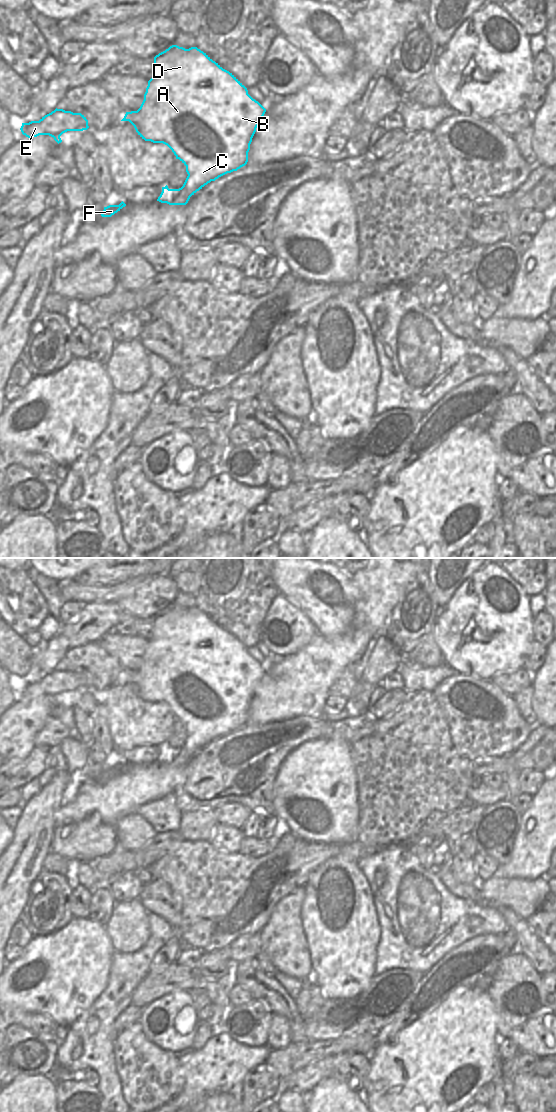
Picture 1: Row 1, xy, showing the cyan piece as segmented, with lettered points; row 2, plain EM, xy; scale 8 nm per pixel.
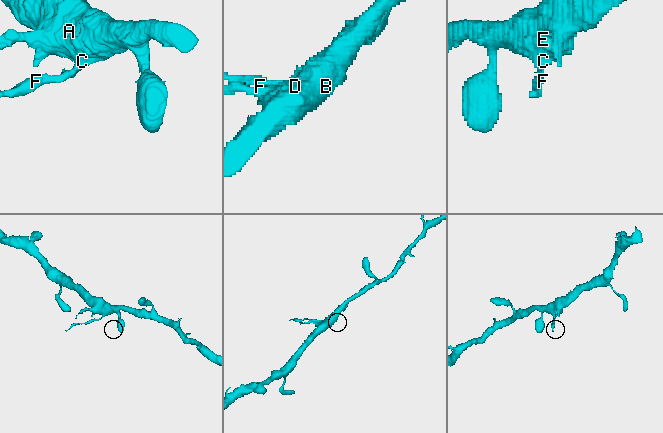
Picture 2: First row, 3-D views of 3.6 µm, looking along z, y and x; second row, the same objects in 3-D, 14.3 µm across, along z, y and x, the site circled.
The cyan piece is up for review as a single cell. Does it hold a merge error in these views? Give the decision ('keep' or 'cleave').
cleave

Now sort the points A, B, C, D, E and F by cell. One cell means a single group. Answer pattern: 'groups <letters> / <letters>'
groups A B C D E / F

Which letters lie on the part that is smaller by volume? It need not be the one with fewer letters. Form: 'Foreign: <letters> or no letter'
Foreign: F

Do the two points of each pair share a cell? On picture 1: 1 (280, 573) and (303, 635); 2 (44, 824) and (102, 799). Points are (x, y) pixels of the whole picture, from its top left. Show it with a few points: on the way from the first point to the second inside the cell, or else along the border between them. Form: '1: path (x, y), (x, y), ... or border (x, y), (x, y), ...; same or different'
1: border (278, 592), (286, 596), (307, 617); different
2: border (62, 805), (54, 814), (54, 828); different

